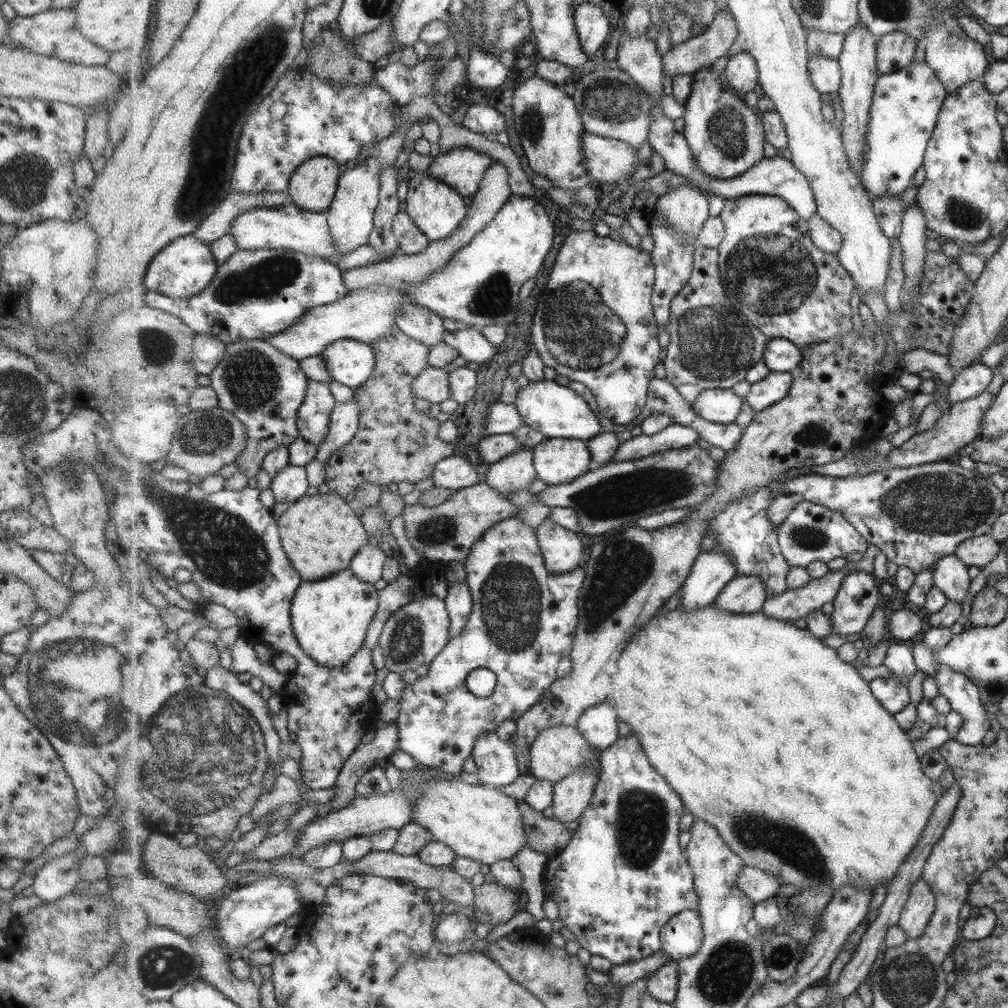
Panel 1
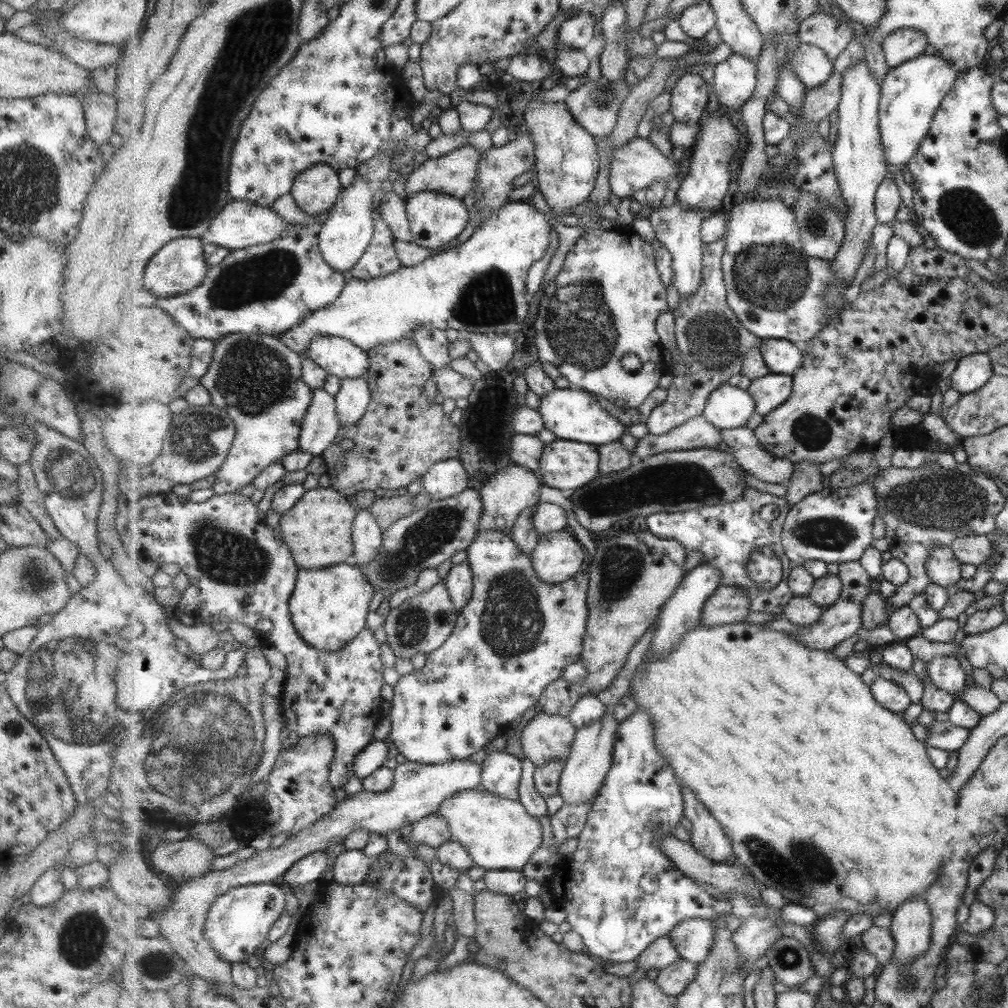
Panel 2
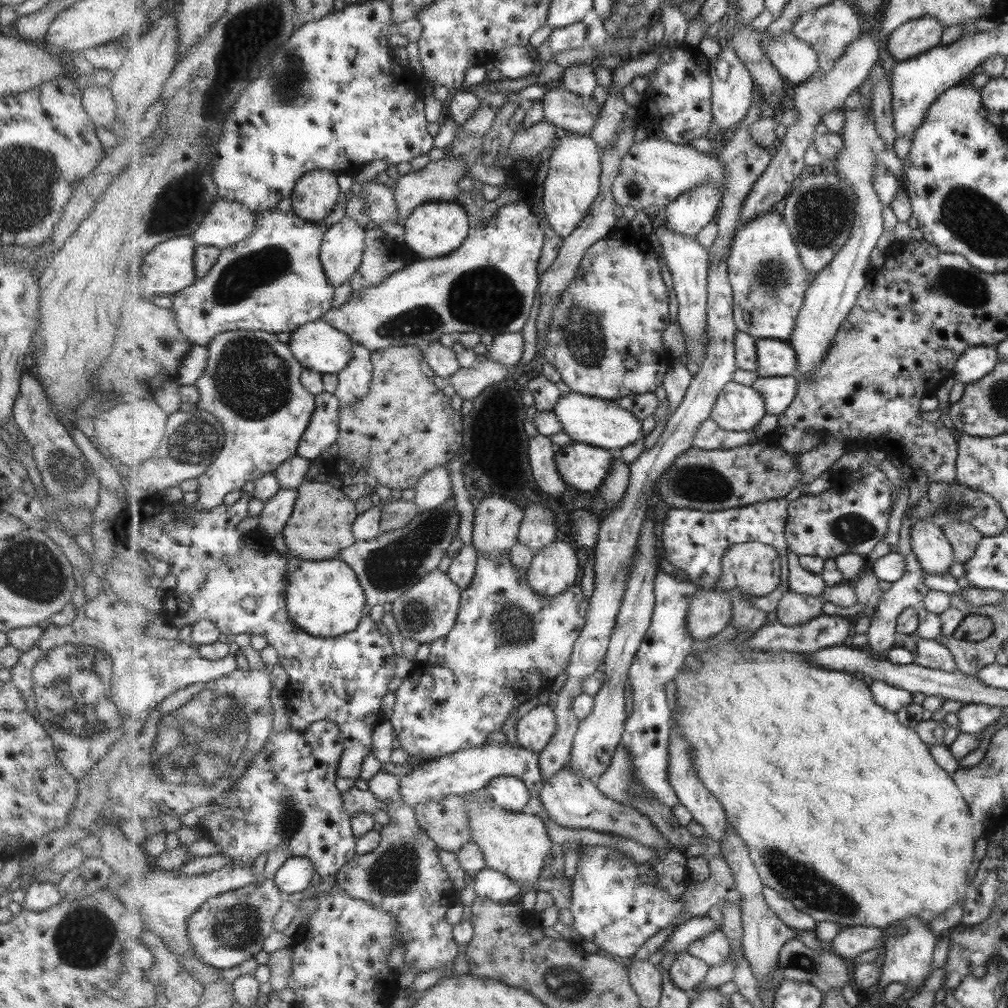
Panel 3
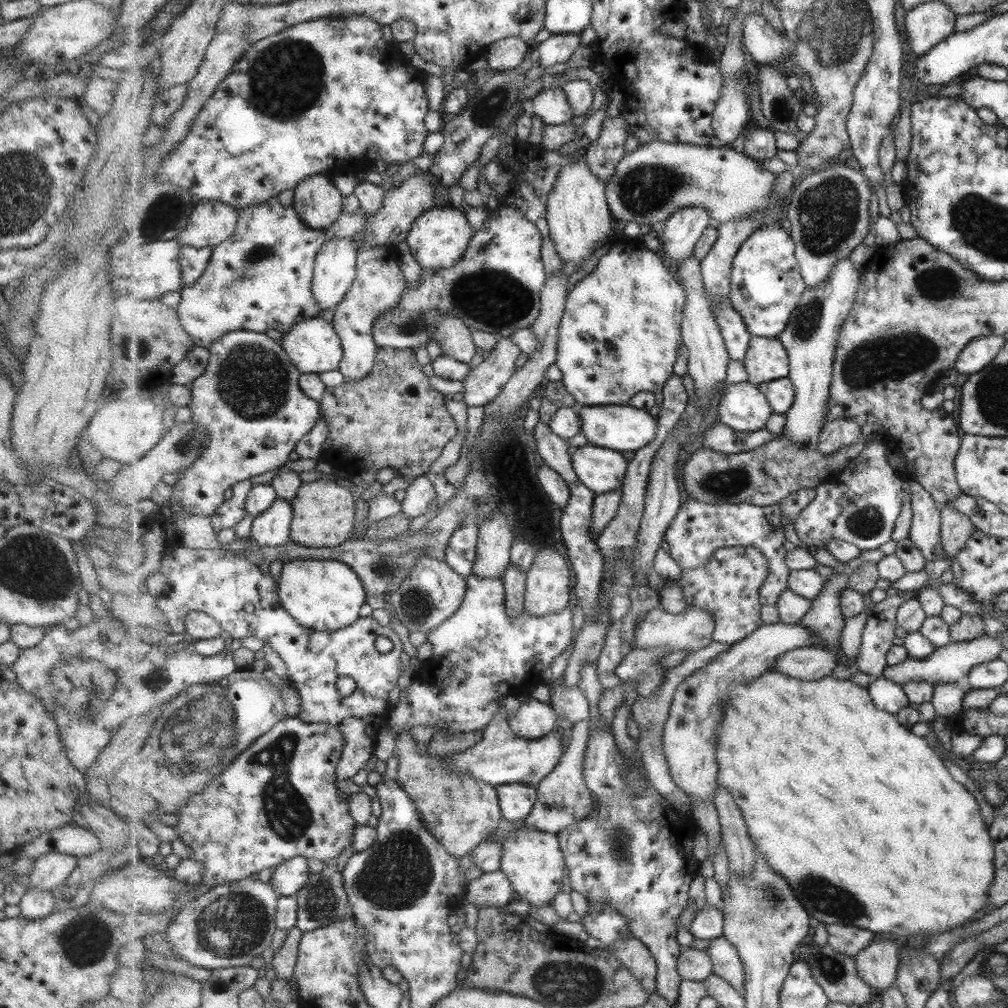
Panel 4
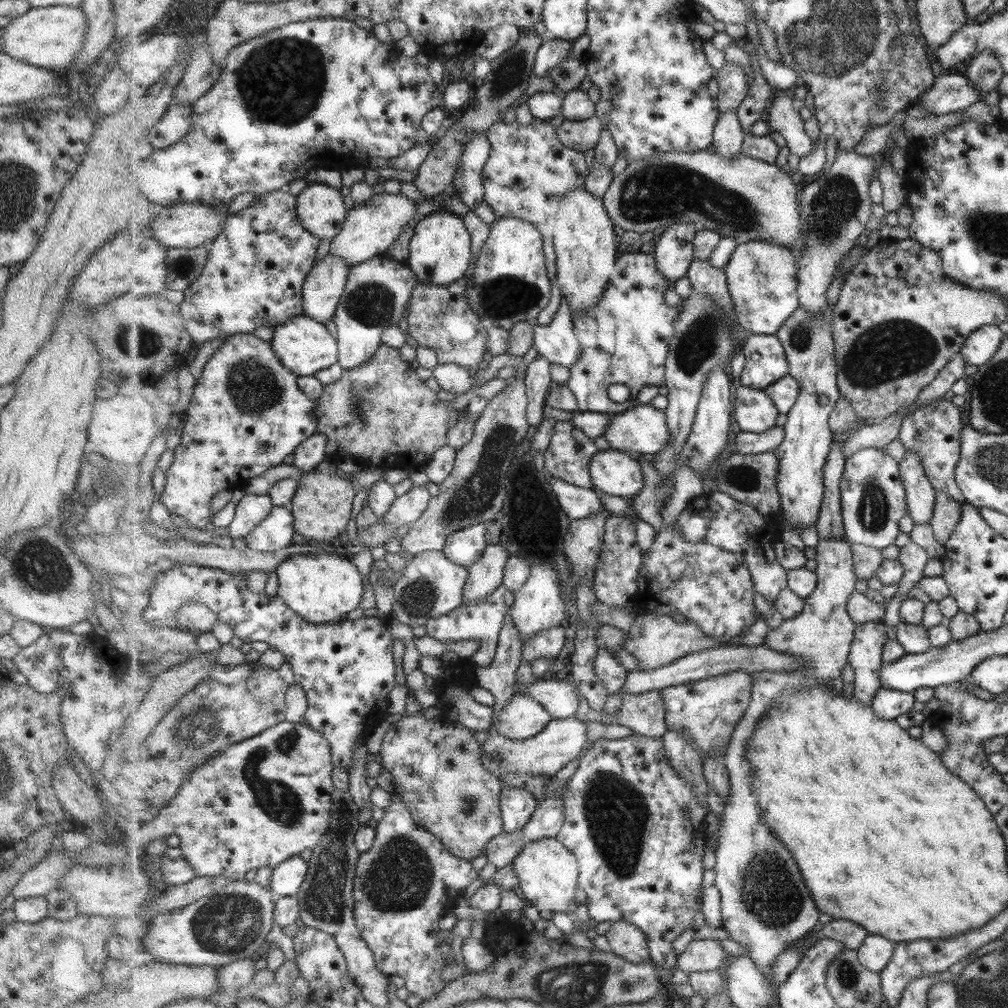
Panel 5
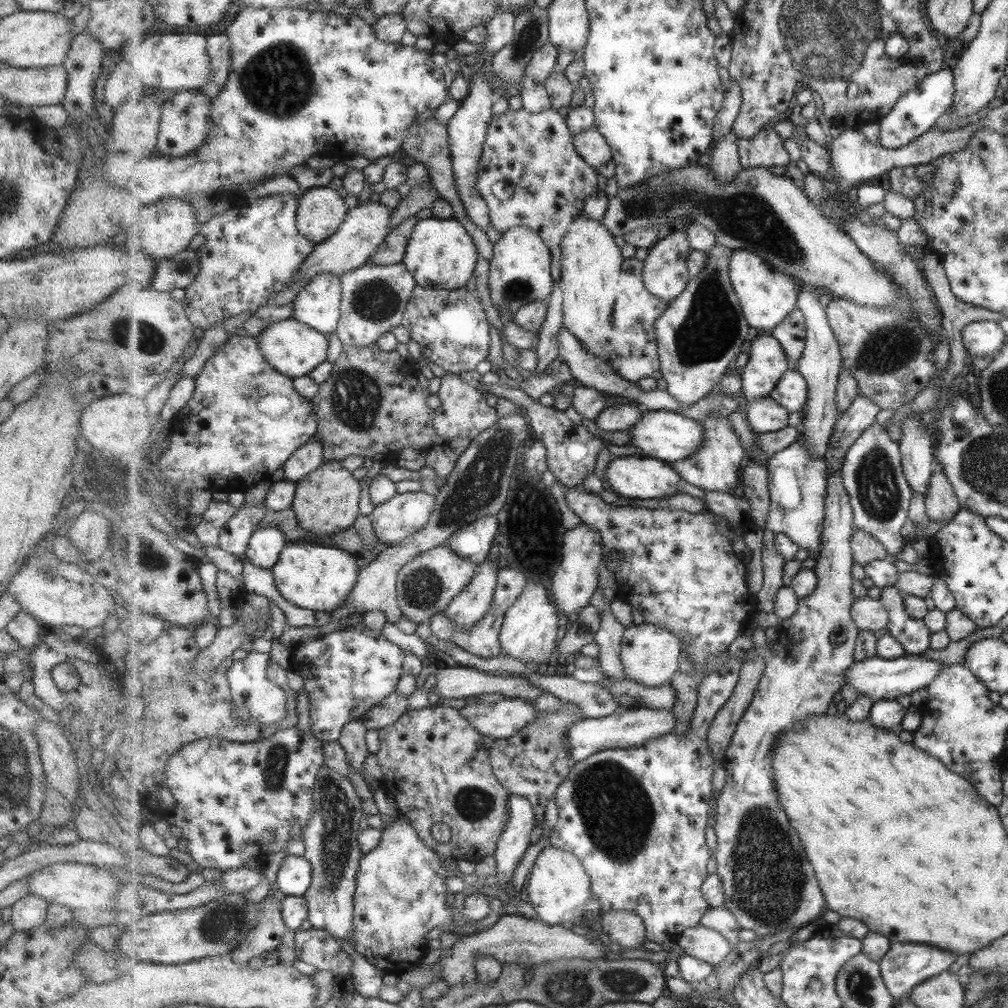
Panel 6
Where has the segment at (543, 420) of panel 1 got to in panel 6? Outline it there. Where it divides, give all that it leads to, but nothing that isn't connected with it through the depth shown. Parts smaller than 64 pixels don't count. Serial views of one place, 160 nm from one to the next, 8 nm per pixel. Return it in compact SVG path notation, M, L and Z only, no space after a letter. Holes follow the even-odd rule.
M669 409L647 410L634 427L628 428L630 444L640 448L642 456L657 458L667 463L675 463L697 452L703 435L704 426L701 422Z

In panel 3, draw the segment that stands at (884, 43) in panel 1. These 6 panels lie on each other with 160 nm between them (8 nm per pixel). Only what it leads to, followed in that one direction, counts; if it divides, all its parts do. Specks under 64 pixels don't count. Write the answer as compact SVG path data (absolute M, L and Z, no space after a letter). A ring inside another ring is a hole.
M932 16L912 19L888 38L887 51L897 63L915 59L939 46L942 30Z

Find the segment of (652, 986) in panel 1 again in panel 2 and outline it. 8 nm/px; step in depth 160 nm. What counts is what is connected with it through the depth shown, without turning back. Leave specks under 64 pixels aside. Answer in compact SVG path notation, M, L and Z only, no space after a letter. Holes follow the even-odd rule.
M680 958L675 964L659 971L657 984L669 996L680 997L697 974L698 964Z

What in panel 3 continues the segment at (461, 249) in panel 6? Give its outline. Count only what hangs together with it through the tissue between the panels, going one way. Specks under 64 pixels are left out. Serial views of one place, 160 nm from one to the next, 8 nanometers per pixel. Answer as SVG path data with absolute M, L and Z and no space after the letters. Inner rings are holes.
M428 202L413 210L405 220L404 244L414 258L441 258L455 252L473 227L469 213L457 202Z

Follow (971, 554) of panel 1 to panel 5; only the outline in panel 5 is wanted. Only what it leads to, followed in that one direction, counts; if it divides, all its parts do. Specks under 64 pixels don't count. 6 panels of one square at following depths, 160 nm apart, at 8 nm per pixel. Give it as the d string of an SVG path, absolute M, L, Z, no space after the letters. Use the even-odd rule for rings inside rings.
M936 492L936 502L933 510L933 537L943 546L952 536L957 521L961 519L962 504L949 498L944 492Z

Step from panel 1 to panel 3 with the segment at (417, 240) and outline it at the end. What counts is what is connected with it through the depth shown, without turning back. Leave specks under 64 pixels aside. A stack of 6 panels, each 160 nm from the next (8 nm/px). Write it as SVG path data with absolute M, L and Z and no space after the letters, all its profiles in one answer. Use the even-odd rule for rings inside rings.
M372 182L363 184L362 189L366 194L370 220L376 224L397 223L400 220L400 208L395 191L387 188L385 184Z

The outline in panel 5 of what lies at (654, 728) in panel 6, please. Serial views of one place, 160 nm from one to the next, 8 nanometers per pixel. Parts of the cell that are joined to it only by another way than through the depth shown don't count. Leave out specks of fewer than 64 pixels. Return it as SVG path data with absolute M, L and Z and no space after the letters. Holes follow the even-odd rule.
M576 717L552 719L543 732L527 740L505 736L495 725L492 725L488 739L482 745L482 763L487 770L498 777L508 772L554 777L573 758L584 756L589 748L591 745L587 748L587 726Z

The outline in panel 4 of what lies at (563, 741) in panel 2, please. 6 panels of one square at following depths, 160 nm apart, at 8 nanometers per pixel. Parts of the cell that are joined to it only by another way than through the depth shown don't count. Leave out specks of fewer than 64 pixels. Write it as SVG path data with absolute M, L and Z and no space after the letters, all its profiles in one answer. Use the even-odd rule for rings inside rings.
M523 697L523 703L510 721L517 736L529 740L543 739L558 728L558 714L550 703Z

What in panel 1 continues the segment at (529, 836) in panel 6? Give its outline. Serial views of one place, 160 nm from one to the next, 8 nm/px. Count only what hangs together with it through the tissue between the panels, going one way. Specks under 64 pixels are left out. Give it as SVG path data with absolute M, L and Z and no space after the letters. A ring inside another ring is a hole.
M485 731L476 740L472 752L476 773L485 784L495 787L511 784L521 775L518 753L514 743L501 740L495 731Z

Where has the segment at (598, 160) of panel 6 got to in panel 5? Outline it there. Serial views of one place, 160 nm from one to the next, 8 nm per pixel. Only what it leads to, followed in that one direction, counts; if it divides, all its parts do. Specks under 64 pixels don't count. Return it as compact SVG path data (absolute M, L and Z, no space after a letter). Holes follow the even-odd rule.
M596 115L581 122L573 122L565 118L557 128L557 136L569 148L585 152L585 150L594 149L597 146L602 128L604 126Z

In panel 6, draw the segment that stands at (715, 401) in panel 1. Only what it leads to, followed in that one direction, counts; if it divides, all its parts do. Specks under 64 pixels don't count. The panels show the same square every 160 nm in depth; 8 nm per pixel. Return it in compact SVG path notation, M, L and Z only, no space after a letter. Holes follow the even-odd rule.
M773 397L745 400L749 424L758 434L783 430L789 426L789 411Z

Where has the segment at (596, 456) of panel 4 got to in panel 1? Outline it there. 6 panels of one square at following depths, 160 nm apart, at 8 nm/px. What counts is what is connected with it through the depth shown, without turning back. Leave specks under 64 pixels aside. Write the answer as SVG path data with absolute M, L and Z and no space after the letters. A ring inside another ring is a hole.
M544 438L533 449L538 478L547 486L573 482L590 471L592 452L587 441Z

